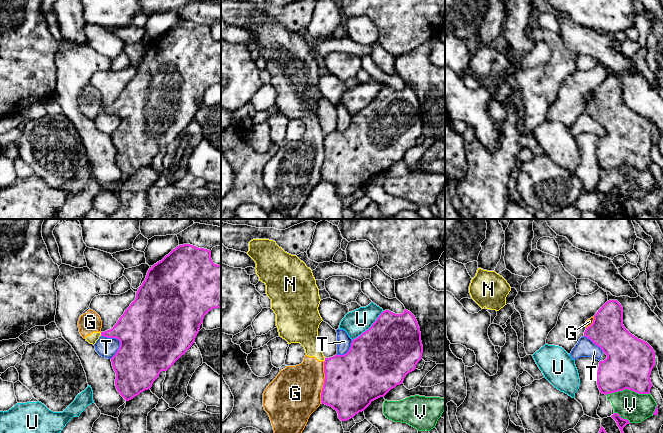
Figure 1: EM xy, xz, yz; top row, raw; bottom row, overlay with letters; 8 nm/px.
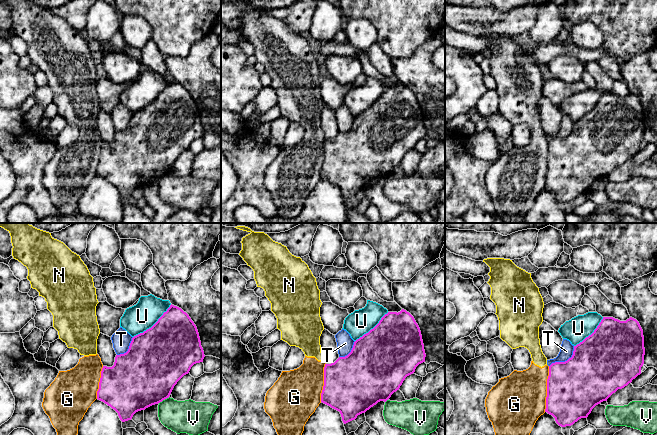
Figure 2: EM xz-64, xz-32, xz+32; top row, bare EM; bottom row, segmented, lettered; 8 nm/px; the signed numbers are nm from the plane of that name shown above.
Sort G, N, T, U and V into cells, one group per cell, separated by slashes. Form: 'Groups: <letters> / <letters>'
Groups: G N / T / U / V

